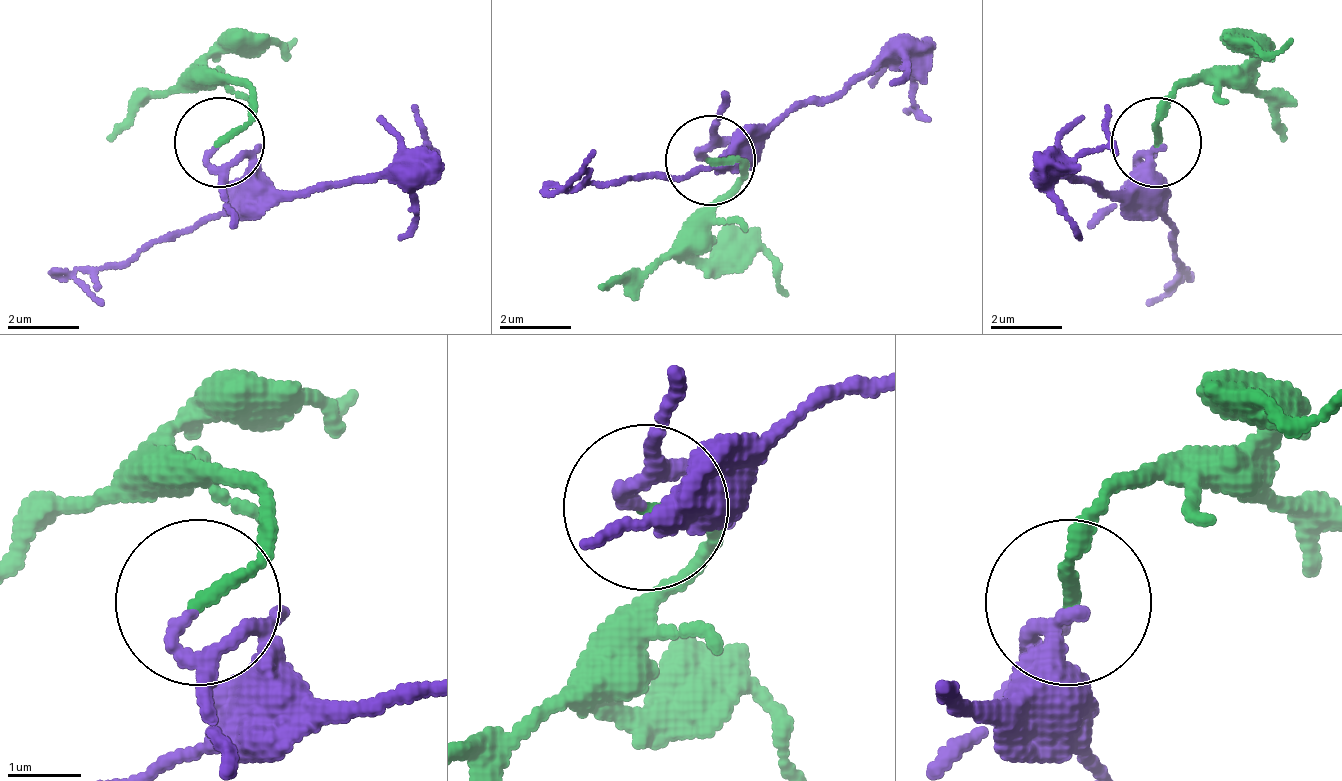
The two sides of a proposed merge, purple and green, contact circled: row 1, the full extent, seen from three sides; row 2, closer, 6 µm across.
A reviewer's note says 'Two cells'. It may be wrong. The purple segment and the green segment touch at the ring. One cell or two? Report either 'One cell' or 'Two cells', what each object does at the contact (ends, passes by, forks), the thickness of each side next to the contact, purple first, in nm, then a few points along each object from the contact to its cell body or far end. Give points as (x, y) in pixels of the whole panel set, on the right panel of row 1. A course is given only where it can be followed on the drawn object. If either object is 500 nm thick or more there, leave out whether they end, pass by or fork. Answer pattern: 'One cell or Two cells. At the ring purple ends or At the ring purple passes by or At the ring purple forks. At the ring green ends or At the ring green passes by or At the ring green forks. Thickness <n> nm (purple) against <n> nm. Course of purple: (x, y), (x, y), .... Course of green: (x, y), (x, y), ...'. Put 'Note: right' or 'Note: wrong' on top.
Note: wrong
One cell. At the ring purple ends. At the ring green ends. Thickness 150 nm (purple) against 180 nm. Course of purple: (1154, 149), (1118, 194), (1082, 185), (1064, 167), (1109, 140), (1109, 104). Course of green: (1154, 140), (1172, 95), (1253, 59), (1253, 41), (1289, 41)

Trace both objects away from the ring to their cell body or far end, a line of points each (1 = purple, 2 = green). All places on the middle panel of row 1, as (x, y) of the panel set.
1: (712, 158), (775, 122), (901, 68), (910, 113), (901, 113)
2: (712, 158), (739, 167), (739, 176), (703, 257), (766, 257), (784, 293)

